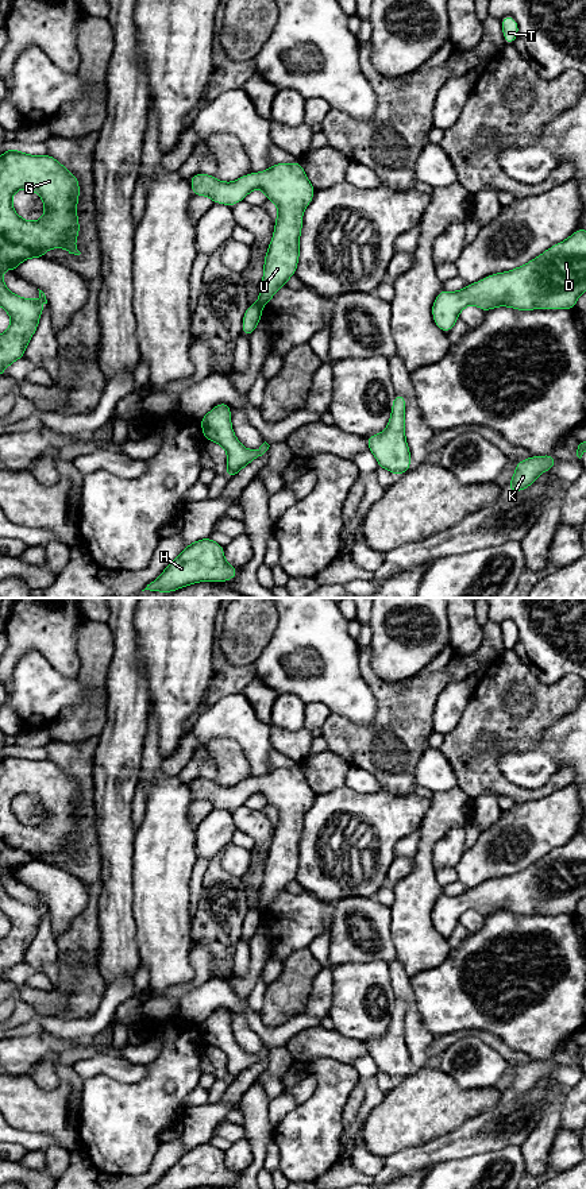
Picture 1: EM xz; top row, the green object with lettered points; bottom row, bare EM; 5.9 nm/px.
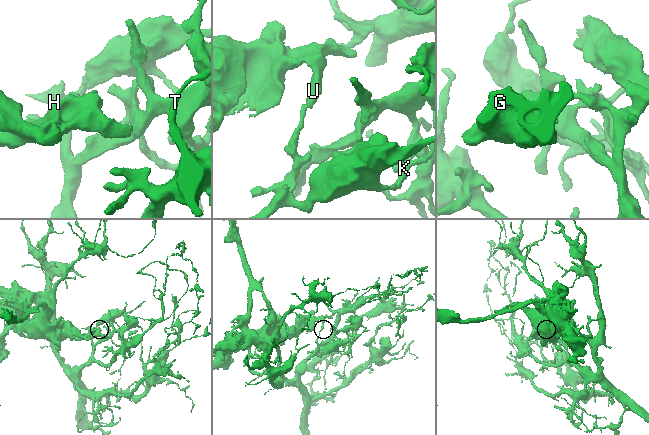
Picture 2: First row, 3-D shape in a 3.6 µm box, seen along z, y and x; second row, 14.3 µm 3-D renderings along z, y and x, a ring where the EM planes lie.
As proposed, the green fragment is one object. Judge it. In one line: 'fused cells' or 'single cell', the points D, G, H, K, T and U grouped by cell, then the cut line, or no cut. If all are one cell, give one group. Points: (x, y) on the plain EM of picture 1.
fused cells; D H K T / G U; cut in xz along (257, 907), (261, 913)

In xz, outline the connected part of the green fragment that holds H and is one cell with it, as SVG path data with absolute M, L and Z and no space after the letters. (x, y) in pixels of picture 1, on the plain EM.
M204 1142L185 1151L185 1154L150 1189L193 1189L198 1186L221 1188L234 1184L239 1171L231 1171L224 1163L224 1151L209 1142Z

